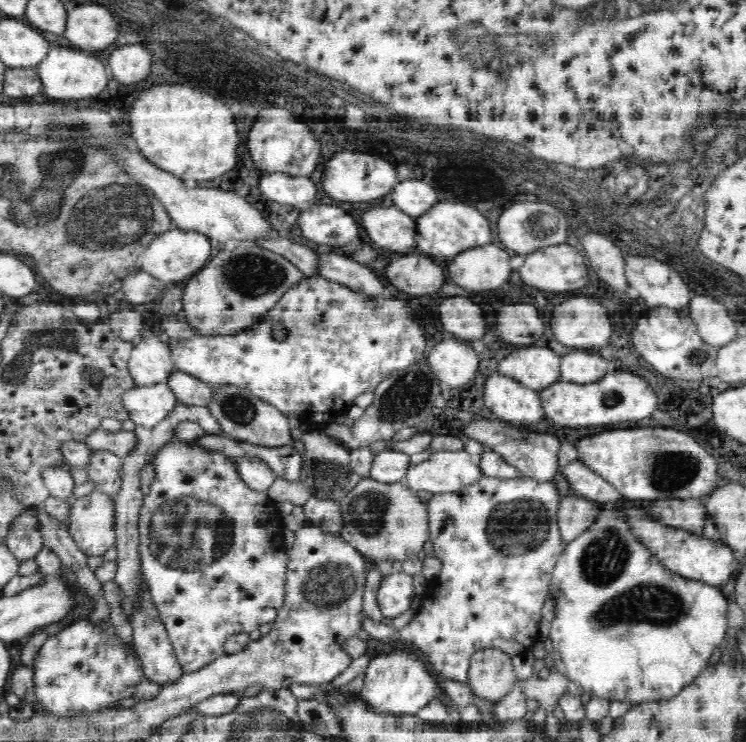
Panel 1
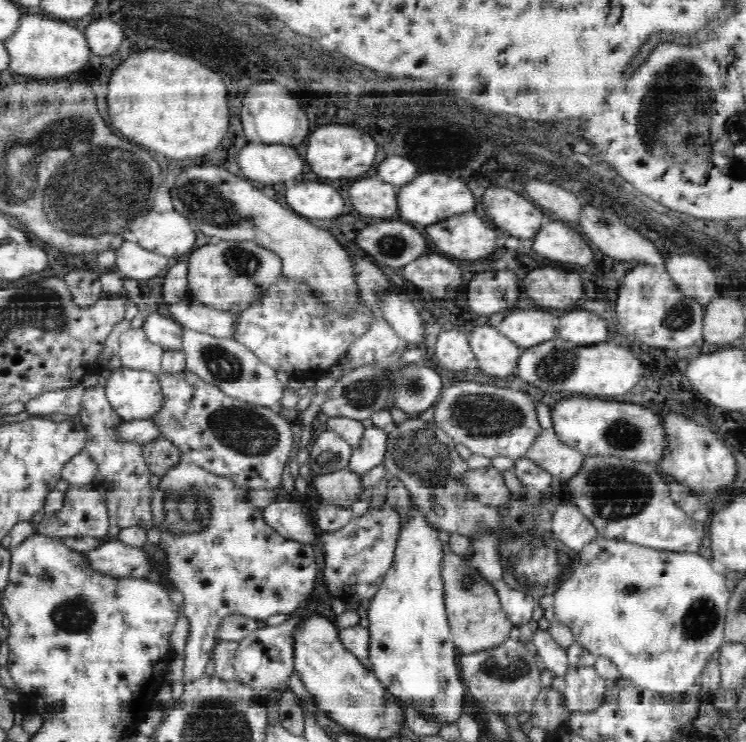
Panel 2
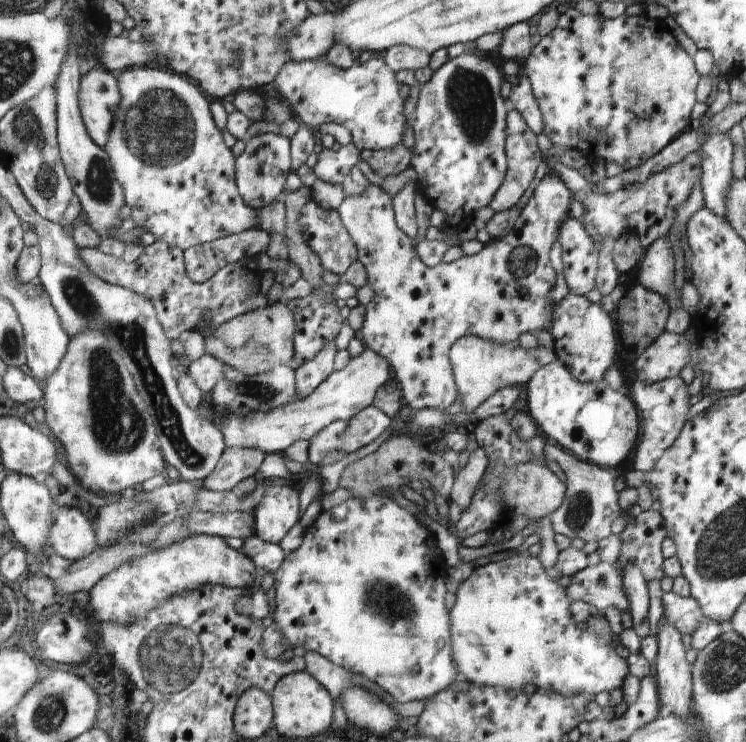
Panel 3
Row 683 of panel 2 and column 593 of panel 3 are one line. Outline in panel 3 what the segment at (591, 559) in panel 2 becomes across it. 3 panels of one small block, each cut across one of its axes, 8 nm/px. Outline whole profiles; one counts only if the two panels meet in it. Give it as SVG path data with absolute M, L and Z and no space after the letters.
M527 553L514 555L507 559L502 559L499 562L493 561L481 567L475 567L471 575L467 580L462 582L458 587L456 595L456 602L454 607L450 611L452 617L452 631L453 631L453 660L457 664L458 672L462 672L466 680L471 684L482 684L482 686L496 686L500 688L518 688L522 689L538 689L544 688L545 690L552 690L552 692L560 692L562 696L574 696L574 694L592 694L593 696L604 690L613 690L614 688L620 688L622 682L624 682L624 676L628 672L626 668L626 660L622 660L614 648L610 646L610 642L602 644L601 638L598 638L596 634L586 630L585 623L578 624L578 621L574 620L572 611L572 601L569 599L569 595L566 589L558 581L552 580L546 569L542 568L538 557L532 557Z

